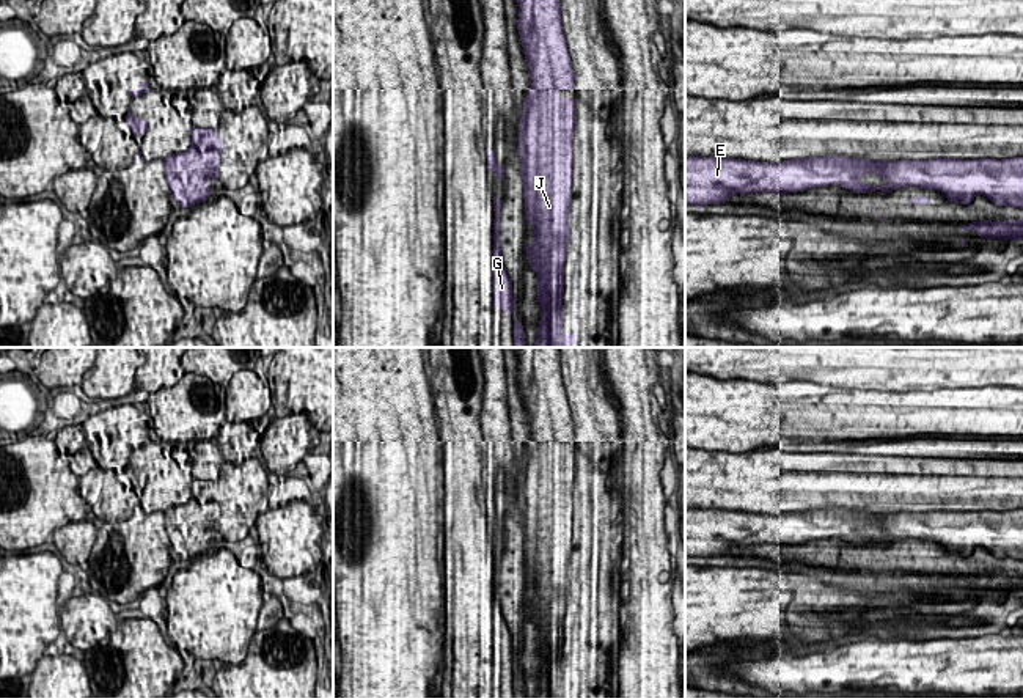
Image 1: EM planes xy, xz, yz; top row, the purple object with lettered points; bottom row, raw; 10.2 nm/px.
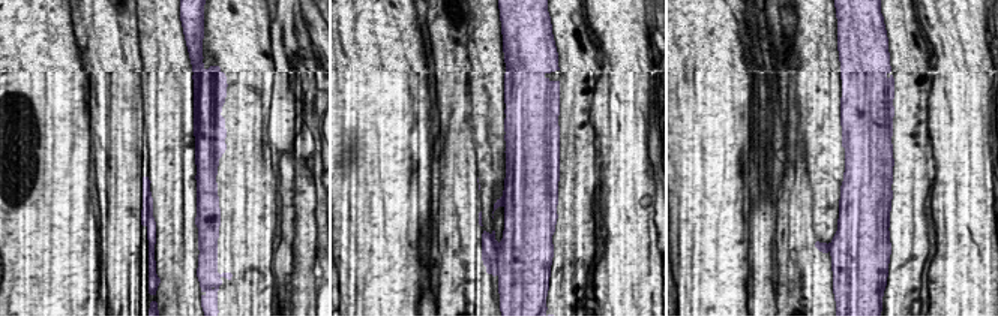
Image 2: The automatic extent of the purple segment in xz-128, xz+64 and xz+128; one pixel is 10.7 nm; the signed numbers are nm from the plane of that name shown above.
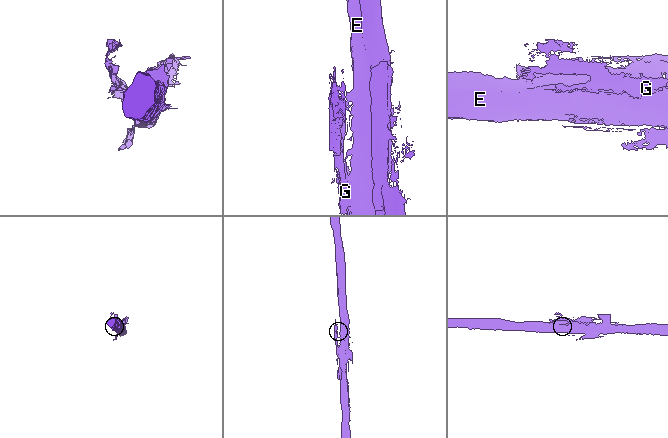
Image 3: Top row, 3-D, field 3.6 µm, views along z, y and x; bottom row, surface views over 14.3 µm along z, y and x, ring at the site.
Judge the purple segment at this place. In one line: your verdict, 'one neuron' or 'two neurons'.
two neurons

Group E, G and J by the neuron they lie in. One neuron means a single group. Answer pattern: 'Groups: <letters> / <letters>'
Groups: E J / G

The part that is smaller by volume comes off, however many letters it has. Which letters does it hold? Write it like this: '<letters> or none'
G

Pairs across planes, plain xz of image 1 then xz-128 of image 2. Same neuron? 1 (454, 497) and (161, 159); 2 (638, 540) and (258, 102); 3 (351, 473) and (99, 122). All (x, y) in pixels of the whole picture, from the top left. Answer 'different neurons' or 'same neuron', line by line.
1: different neurons
2: different neurons
3: different neurons

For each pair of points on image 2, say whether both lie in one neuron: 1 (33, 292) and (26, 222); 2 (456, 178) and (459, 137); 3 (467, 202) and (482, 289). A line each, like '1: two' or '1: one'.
1: one
2: one
3: one

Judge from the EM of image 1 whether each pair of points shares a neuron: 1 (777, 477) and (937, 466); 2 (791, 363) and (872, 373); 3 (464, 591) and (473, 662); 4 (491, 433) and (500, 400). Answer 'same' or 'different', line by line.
1: same
2: same
3: different
4: same

